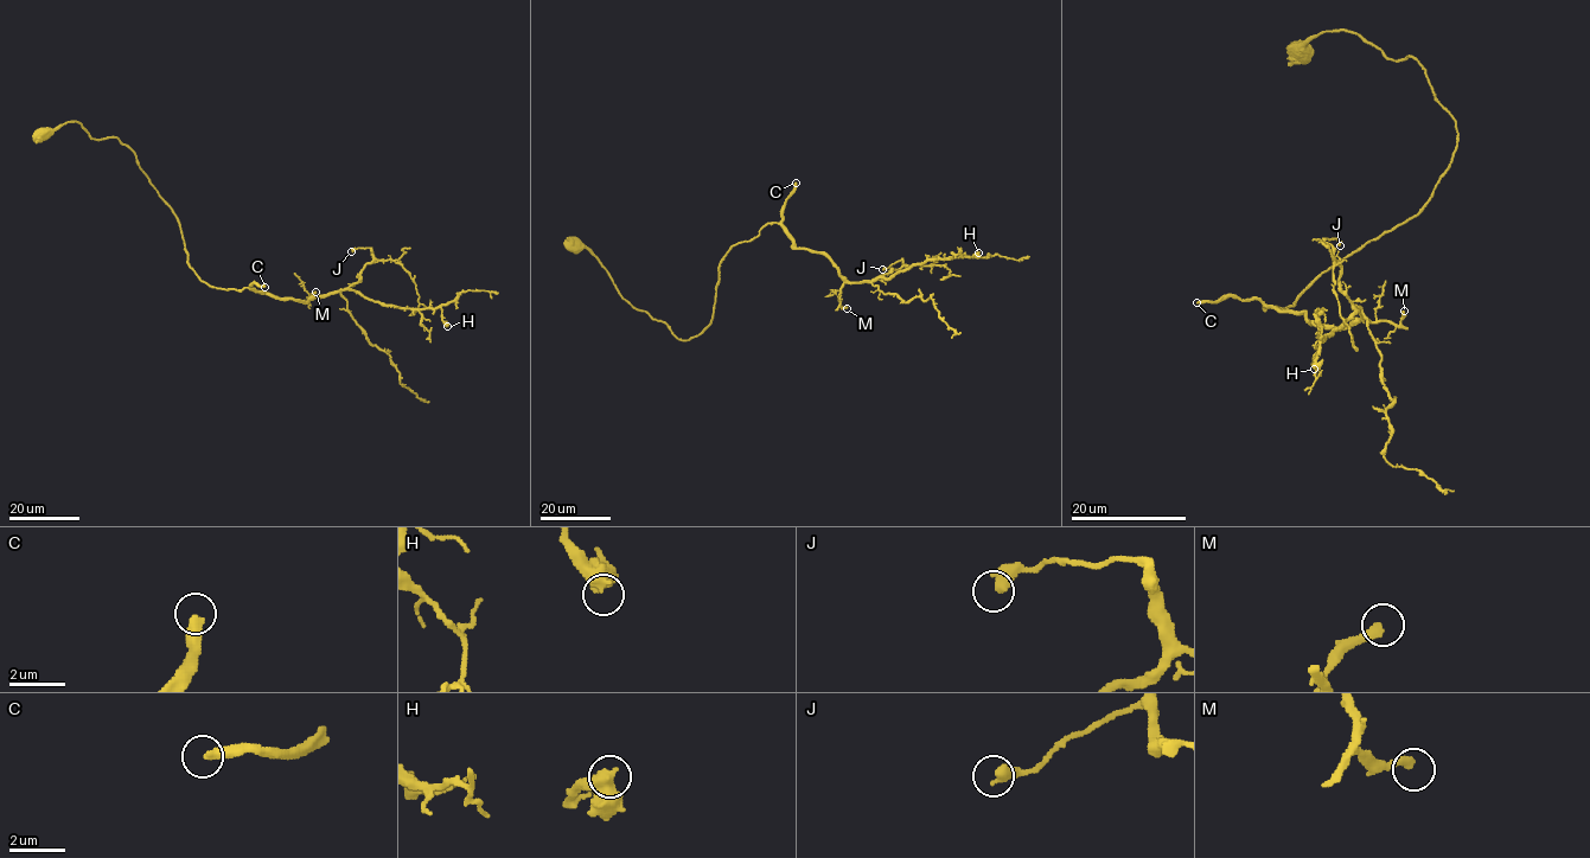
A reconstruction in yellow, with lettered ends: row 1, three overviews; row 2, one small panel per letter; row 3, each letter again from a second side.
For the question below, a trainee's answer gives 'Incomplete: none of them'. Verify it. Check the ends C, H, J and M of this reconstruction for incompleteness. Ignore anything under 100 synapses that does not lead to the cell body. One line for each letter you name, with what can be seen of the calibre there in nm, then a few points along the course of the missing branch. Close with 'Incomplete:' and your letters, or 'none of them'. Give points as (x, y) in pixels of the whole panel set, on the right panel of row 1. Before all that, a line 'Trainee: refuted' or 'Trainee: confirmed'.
Trainee: refuted
C: calibre 360 nm
Incomplete: C

